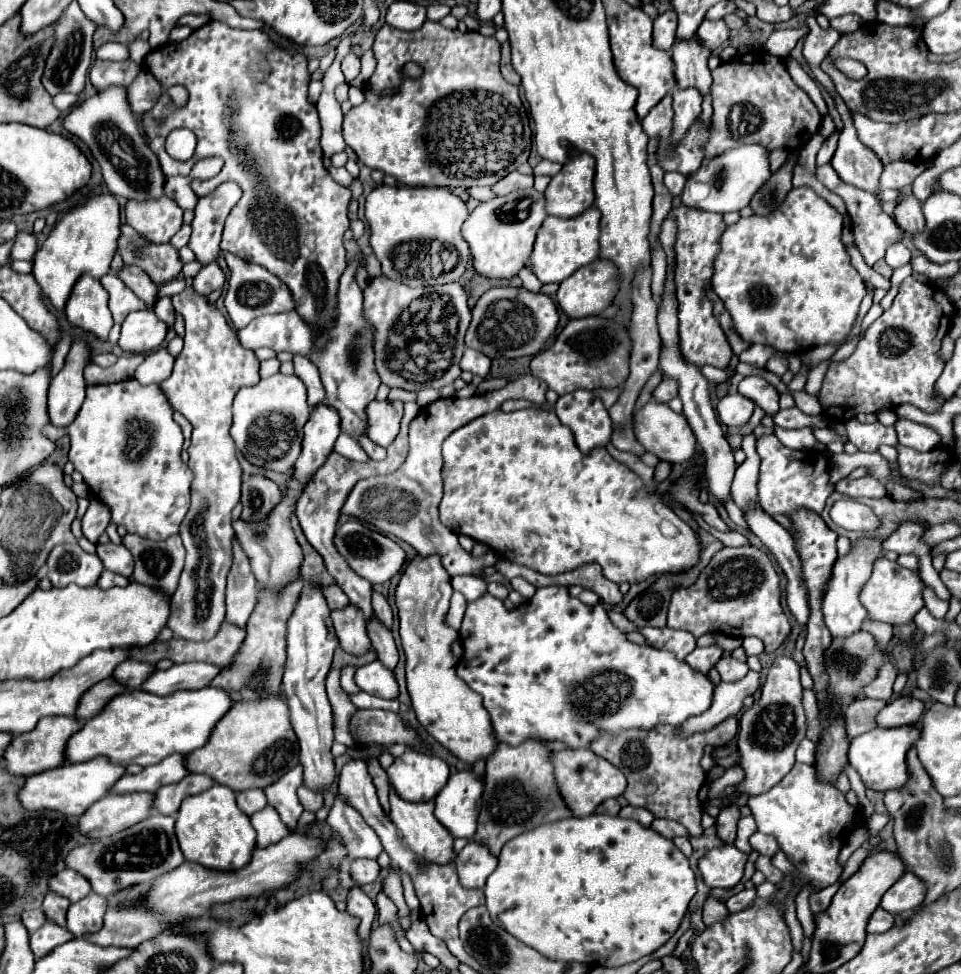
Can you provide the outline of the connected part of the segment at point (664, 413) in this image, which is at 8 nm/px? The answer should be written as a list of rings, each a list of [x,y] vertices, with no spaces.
[[[647,402],[643,408],[633,412],[633,432],[637,442],[651,454],[659,456],[661,460],[667,460],[671,464],[689,464],[695,458],[697,452],[697,440],[693,430],[689,428],[683,414],[673,412],[667,404],[659,402]]]

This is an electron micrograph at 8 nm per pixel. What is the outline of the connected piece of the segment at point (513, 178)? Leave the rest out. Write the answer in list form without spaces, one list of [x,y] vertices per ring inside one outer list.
[[[511,172],[507,178],[499,180],[493,190],[497,196],[505,196],[505,194],[511,194],[515,190],[521,190],[521,188],[531,188],[533,186],[533,174],[521,174],[521,172]]]

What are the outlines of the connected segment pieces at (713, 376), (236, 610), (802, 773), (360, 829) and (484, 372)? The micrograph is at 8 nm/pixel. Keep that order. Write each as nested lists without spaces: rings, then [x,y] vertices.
[[[734,355],[726,369],[719,369],[710,365],[704,366],[700,371],[711,384],[720,384],[729,381],[732,378],[732,373],[735,373],[736,366],[739,363],[738,356]]]
[[[235,536],[233,544],[233,566],[227,576],[227,622],[245,626],[255,604],[257,604],[257,578],[251,572],[249,556],[241,548]]]
[[[795,764],[791,768],[791,772],[777,784],[773,786],[769,792],[759,794],[755,798],[749,798],[747,806],[753,812],[753,818],[757,822],[757,830],[763,834],[769,834],[777,840],[779,848],[787,854],[787,858],[791,860],[791,864],[795,866],[795,870],[799,872],[799,888],[803,886],[811,886],[811,888],[827,888],[831,884],[835,884],[843,872],[843,866],[839,864],[839,852],[845,846],[845,840],[849,838],[849,832],[855,830],[855,826],[861,822],[861,814],[859,808],[849,804],[845,794],[835,788],[833,784],[819,784],[817,782],[817,774],[813,766],[807,764]]]
[[[335,798],[335,806],[327,816],[327,824],[333,830],[339,830],[337,834],[343,838],[347,846],[347,858],[357,860],[357,858],[367,858],[367,860],[377,860],[379,854],[383,852],[383,846],[373,832],[371,826],[365,824],[361,814],[347,806],[343,798]]]
[[[465,350],[463,358],[461,358],[461,370],[469,370],[471,374],[487,378],[489,368],[491,368],[491,360],[485,354],[481,354],[477,350]]]

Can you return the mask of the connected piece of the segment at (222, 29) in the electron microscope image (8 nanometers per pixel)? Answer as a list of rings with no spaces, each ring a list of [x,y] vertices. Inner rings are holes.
[[[213,20],[193,30],[187,40],[167,42],[151,50],[143,62],[143,68],[151,72],[163,88],[155,108],[151,108],[141,118],[145,138],[149,148],[159,158],[163,174],[187,176],[197,160],[207,156],[223,158],[225,164],[217,176],[205,182],[191,182],[191,188],[199,198],[211,194],[223,182],[235,182],[243,190],[241,200],[225,220],[221,250],[231,252],[247,262],[261,264],[277,274],[277,278],[293,290],[297,312],[317,328],[317,346],[323,346],[323,334],[331,328],[335,318],[335,290],[345,270],[343,234],[349,228],[347,206],[351,200],[351,190],[337,184],[323,166],[323,150],[319,146],[319,116],[315,104],[309,102],[311,74],[307,70],[307,56],[293,48],[287,50],[277,46],[263,30],[239,30],[227,26],[225,22]],[[175,84],[183,84],[189,90],[189,102],[179,110],[173,108],[173,102],[167,94],[167,90]],[[177,128],[189,128],[197,136],[195,156],[187,162],[175,162],[165,152],[165,138]]]

